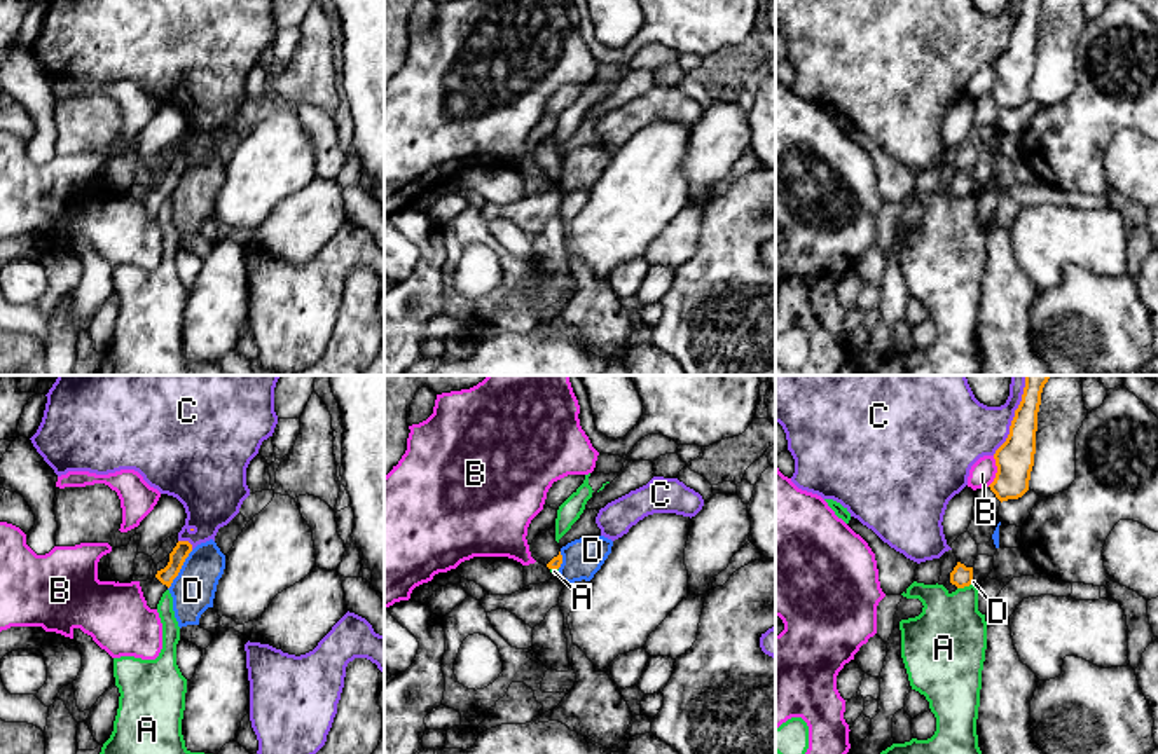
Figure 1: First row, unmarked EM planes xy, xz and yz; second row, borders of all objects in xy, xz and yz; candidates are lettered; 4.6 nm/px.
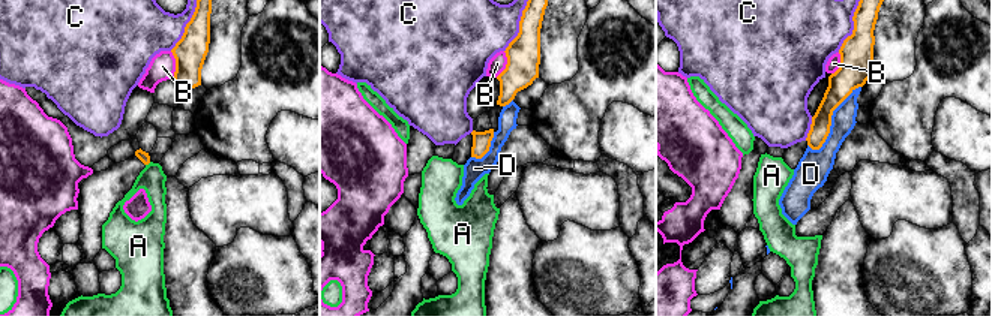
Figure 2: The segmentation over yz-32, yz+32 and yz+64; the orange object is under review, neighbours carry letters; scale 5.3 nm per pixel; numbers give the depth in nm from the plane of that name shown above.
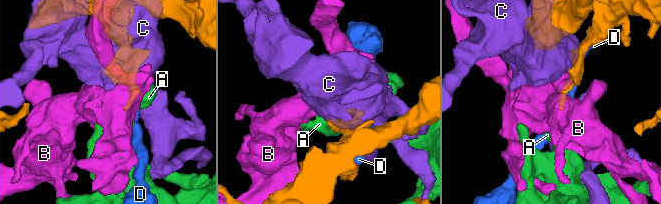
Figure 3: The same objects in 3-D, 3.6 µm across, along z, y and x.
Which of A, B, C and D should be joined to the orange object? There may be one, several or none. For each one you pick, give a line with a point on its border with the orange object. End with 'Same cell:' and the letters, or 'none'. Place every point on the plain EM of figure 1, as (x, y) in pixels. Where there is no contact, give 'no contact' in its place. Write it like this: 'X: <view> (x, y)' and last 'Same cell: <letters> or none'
Same cell: none

